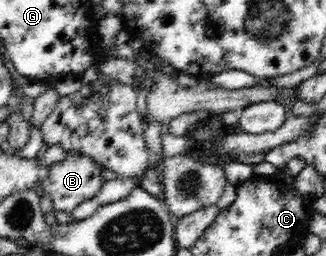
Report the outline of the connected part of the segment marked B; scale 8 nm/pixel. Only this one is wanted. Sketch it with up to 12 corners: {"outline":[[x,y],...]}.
{"outline":[[67,151],[43,181],[54,210],[97,195],[105,168]]}

